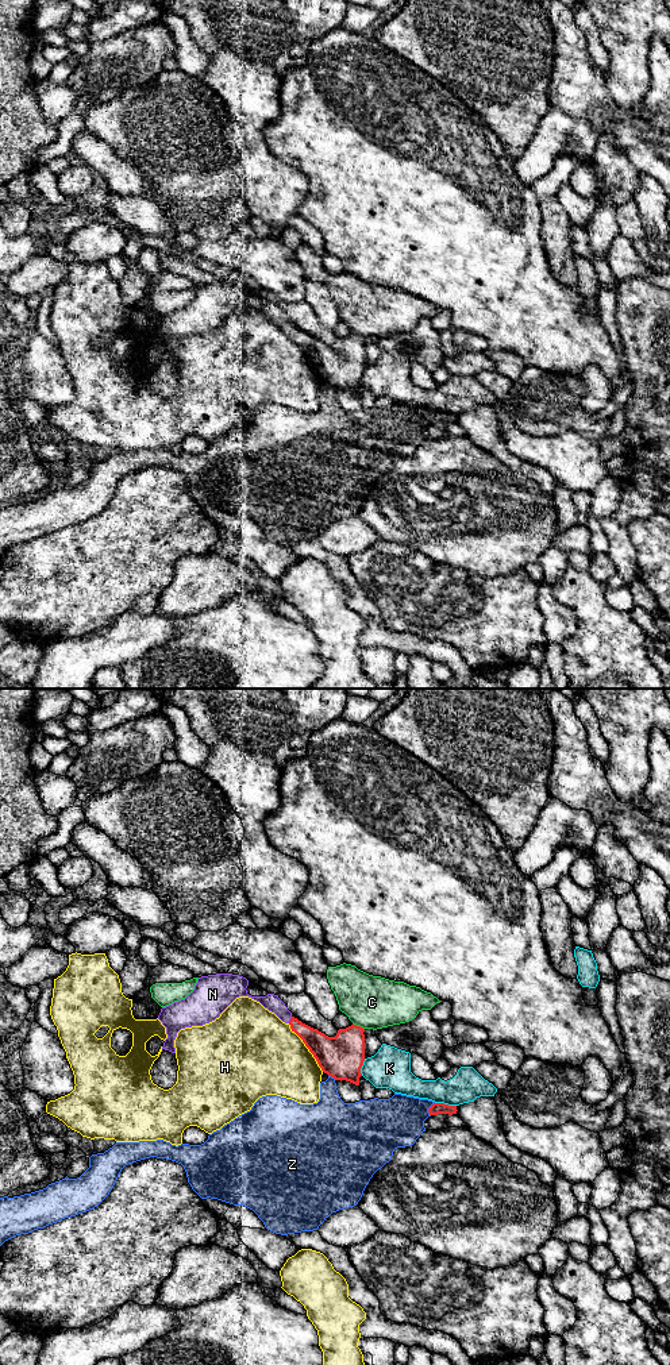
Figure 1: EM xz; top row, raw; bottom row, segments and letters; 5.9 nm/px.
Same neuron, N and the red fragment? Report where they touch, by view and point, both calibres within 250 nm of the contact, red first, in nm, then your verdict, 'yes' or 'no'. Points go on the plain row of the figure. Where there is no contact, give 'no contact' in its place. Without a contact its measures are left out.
xz (291, 328) | 150/100 nm | yes

